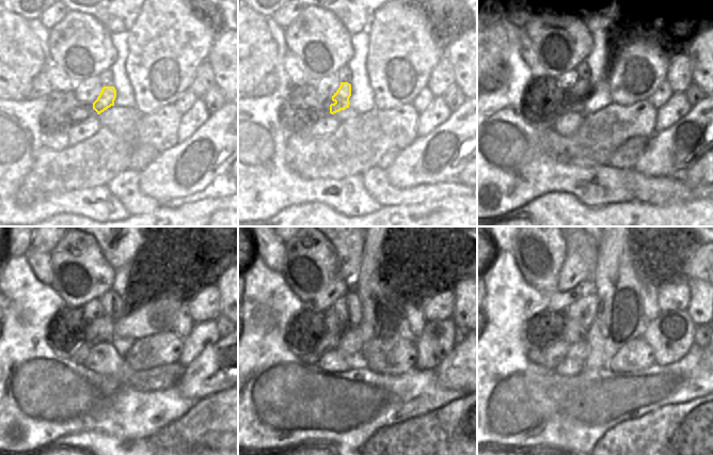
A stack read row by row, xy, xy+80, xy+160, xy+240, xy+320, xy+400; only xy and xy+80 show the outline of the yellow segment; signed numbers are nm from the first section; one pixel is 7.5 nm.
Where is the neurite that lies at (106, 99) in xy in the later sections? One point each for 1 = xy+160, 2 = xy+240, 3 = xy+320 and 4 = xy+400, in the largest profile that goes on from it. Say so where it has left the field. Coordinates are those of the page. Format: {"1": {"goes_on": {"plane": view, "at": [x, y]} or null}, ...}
{"1": {"goes_on": {"plane": "xy+160", "at": [574, 98]}}, "2": {"goes_on": {"plane": "xy+240", "at": [101, 330]}}, "3": {"goes_on": {"plane": "xy+320", "at": [329, 342]}}, "4": {"goes_on": {"plane": "xy+400", "at": [553, 355]}}}

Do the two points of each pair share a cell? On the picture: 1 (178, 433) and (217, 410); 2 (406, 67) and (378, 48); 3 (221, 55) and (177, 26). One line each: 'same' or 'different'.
1: same
2: same
3: different

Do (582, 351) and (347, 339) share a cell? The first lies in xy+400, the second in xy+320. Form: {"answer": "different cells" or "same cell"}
{"answer": "same cell"}

